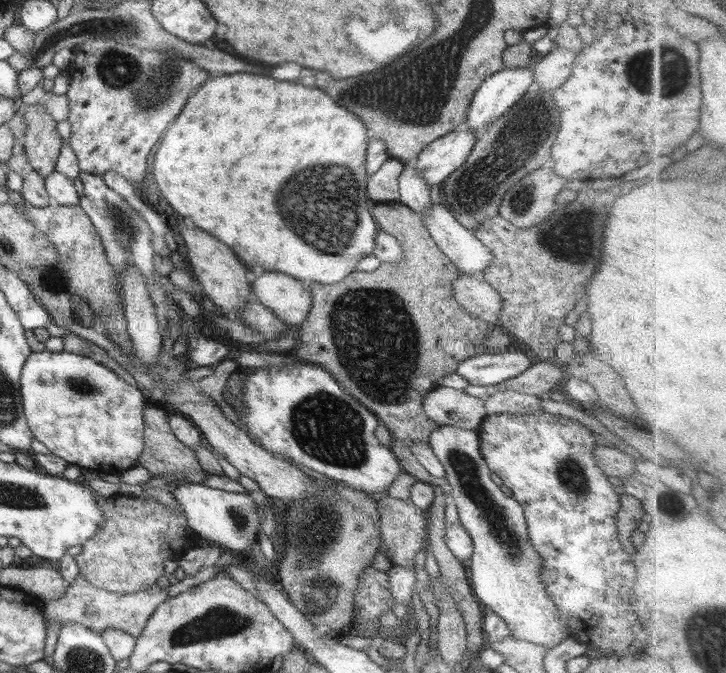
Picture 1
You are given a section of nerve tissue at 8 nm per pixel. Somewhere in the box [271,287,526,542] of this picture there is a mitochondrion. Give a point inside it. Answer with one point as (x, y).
(324, 425)

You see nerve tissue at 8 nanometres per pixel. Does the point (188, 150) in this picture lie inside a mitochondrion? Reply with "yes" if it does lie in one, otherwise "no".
no

